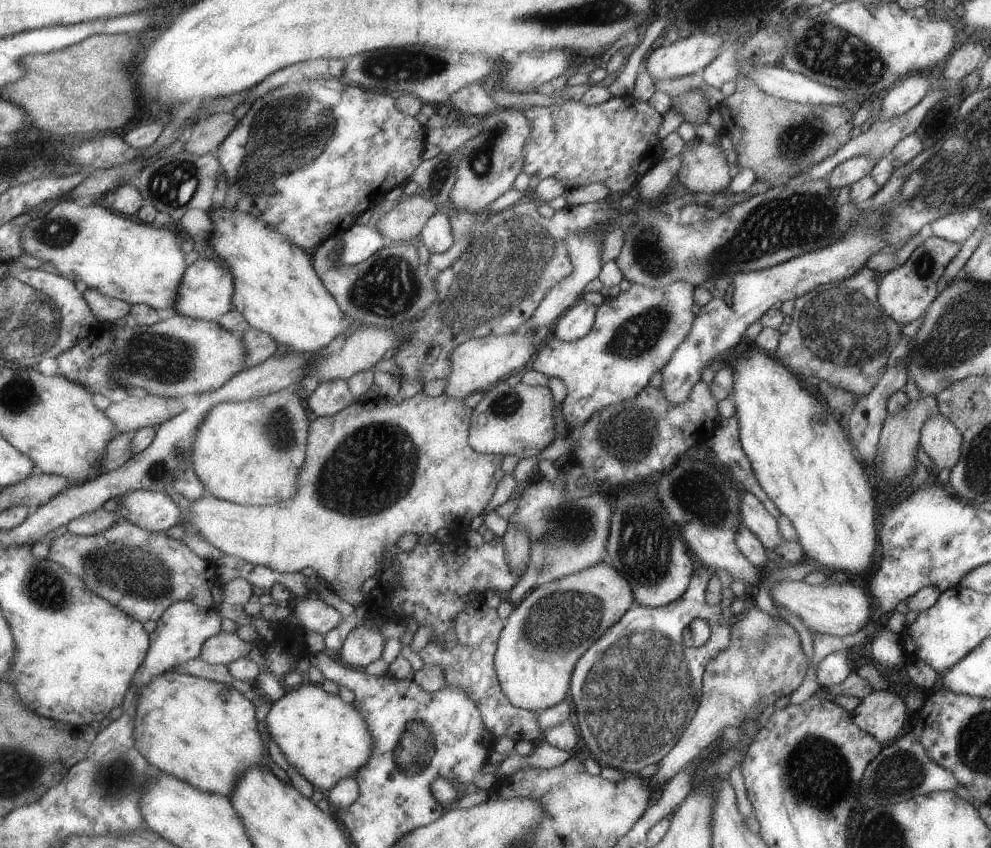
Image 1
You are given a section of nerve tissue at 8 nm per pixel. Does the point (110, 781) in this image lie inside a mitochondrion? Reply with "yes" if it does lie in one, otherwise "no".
yes

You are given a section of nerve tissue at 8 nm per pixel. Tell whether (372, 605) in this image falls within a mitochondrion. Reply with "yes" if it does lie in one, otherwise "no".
no

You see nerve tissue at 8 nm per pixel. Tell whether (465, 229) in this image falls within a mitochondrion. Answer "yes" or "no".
yes

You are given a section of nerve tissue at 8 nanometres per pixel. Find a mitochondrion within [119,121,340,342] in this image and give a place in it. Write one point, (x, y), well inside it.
(169, 185)

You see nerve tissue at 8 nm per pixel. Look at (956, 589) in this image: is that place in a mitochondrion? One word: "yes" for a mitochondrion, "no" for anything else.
no

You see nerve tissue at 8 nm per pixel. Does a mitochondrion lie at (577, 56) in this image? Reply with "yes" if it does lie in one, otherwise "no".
no

